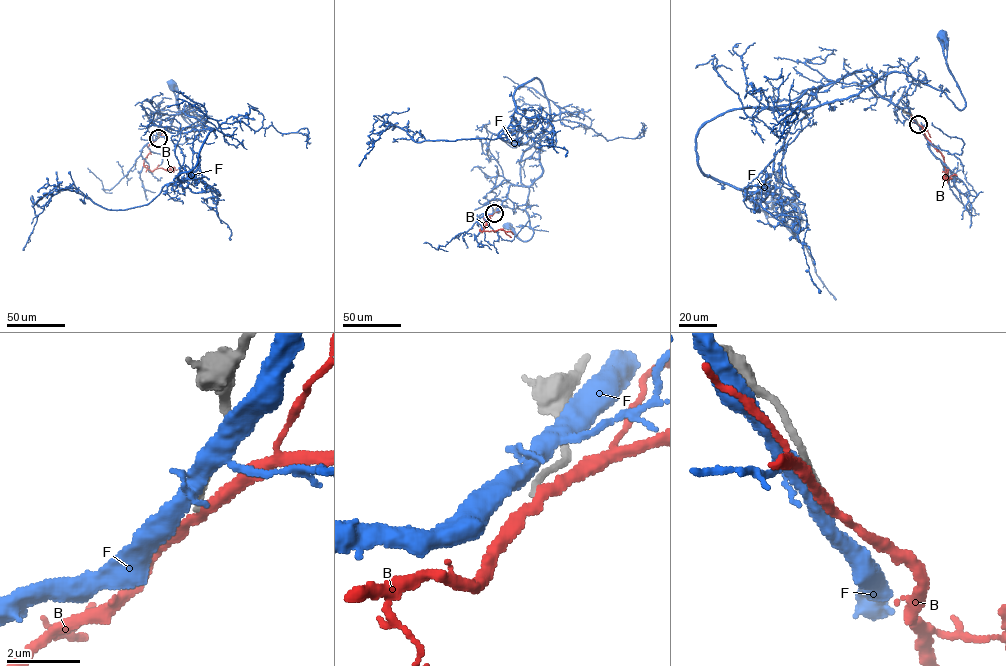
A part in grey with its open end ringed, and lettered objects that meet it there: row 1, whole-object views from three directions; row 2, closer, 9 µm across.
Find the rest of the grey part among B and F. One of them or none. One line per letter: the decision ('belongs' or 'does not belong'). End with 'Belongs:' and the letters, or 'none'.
B: does not belong
F: does not belong
Belongs: none

